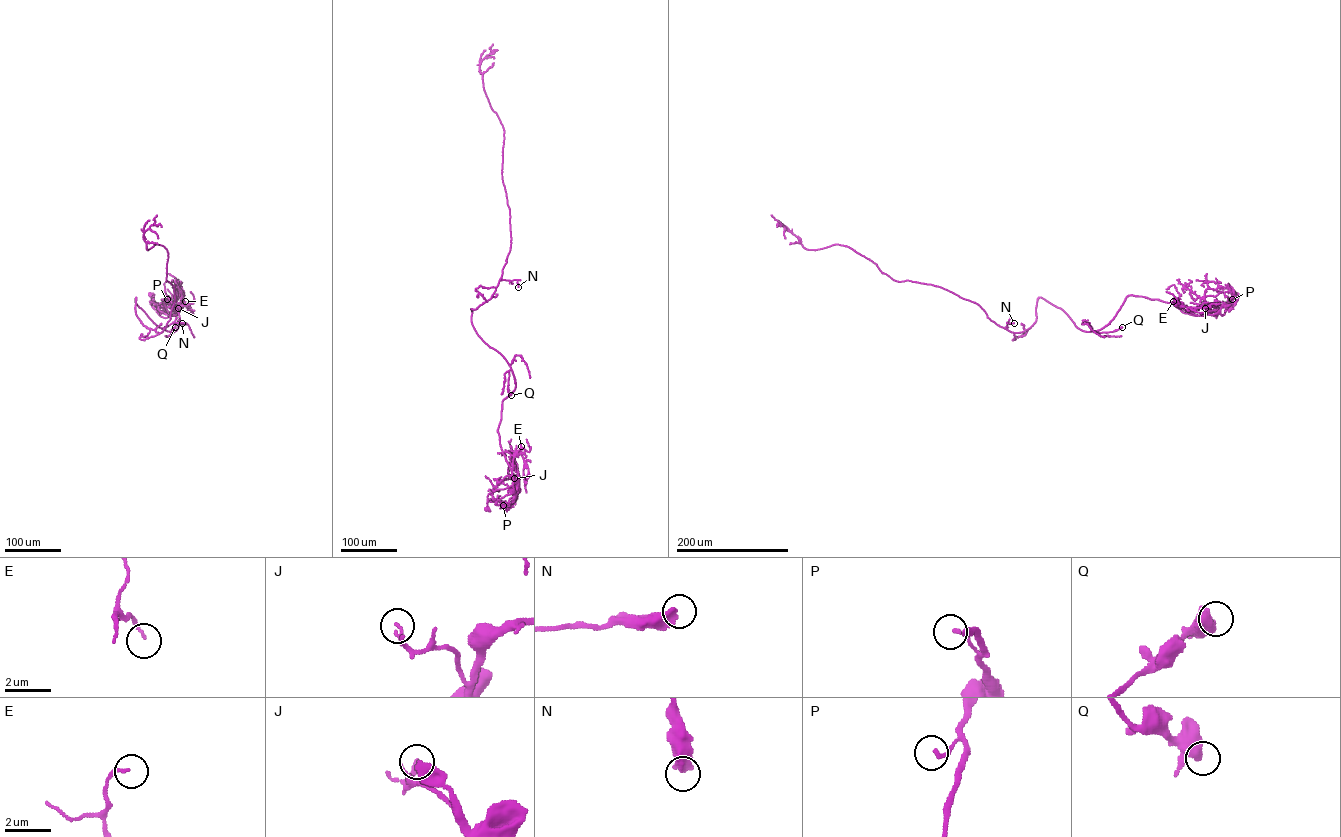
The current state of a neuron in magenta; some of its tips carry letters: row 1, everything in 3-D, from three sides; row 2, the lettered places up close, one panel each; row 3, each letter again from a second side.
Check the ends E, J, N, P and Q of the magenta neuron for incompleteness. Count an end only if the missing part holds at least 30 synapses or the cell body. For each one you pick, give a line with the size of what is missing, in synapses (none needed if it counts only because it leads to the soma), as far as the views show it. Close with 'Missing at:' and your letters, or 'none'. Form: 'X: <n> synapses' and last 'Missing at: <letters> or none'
Missing at: none

